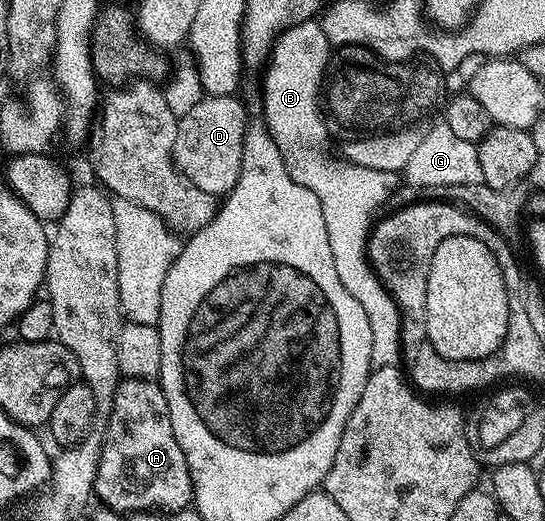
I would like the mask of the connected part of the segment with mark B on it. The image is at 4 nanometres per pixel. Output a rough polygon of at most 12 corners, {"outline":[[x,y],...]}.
{"outline":[[316,19],[273,45],[263,123],[323,206],[339,282],[375,356],[403,360],[400,311],[369,263],[396,172],[325,152],[331,45]]}

